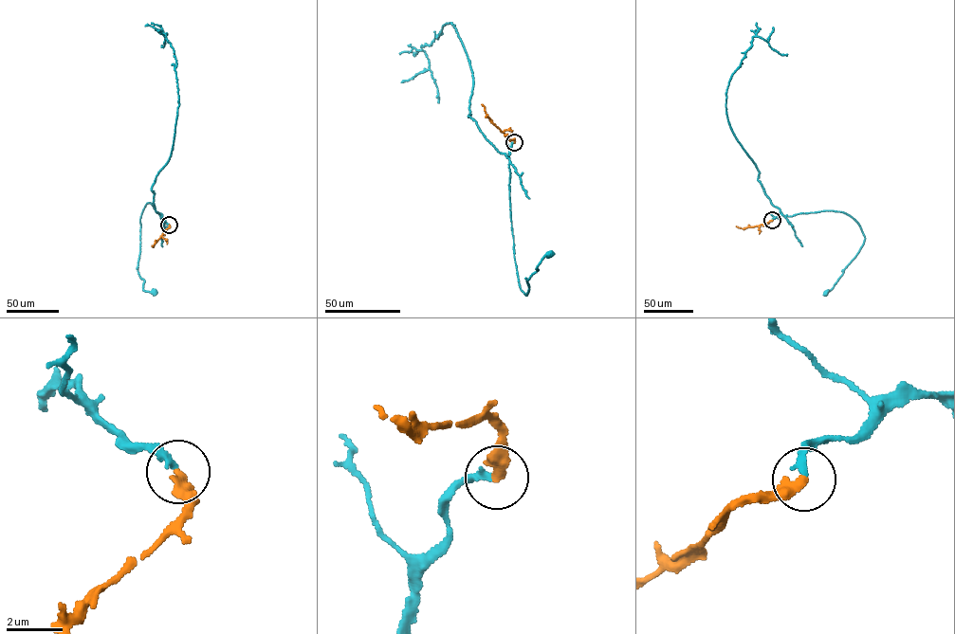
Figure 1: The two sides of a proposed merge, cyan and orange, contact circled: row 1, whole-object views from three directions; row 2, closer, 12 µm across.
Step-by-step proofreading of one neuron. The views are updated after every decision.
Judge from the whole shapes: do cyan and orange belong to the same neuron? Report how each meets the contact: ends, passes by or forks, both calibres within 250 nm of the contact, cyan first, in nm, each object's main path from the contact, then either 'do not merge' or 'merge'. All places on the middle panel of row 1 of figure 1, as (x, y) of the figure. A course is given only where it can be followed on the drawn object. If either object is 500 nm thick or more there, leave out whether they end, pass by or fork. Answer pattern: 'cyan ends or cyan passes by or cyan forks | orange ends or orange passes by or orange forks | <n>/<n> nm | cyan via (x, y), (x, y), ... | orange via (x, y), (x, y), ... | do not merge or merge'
cyan ends | orange ends | 240/360 nm | cyan via (514, 142), (508, 156), (511, 219), (518, 278), (525, 295), (529, 287), (526, 280), (549, 254) | orange via (514, 142), (492, 122), (482, 104) | merge

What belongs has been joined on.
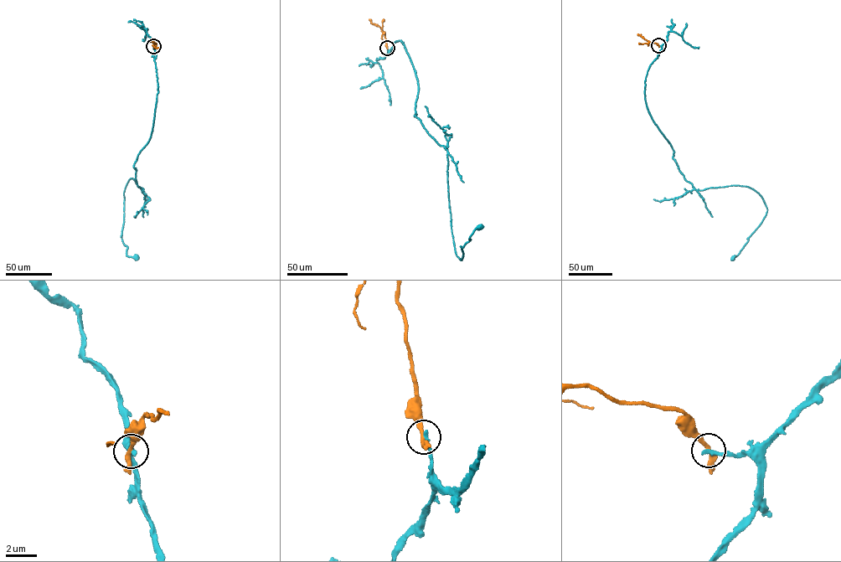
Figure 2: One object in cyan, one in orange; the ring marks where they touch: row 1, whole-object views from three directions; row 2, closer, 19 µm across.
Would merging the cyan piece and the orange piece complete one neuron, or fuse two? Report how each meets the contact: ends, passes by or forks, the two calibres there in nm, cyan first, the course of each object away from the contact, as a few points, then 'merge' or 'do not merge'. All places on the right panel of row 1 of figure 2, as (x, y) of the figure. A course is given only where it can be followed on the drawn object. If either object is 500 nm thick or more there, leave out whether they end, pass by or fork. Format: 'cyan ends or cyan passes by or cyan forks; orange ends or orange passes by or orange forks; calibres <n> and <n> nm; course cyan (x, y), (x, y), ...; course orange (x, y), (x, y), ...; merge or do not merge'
cyan ends; orange passes by; calibres 240 and 280 nm; course cyan (658, 45), (644, 81), (645, 100), (679, 171), (697, 190), (748, 187), (766, 208), (733, 257); course orange (658, 45), (652, 42), (648, 45), (639, 43); do not merge

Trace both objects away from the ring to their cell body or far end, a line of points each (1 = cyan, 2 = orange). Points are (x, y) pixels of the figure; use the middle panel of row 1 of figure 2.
1: (387, 48), (403, 43), (418, 84), (414, 116), (447, 151), (461, 260), (479, 226)
2: (387, 48), (382, 30), (384, 19)

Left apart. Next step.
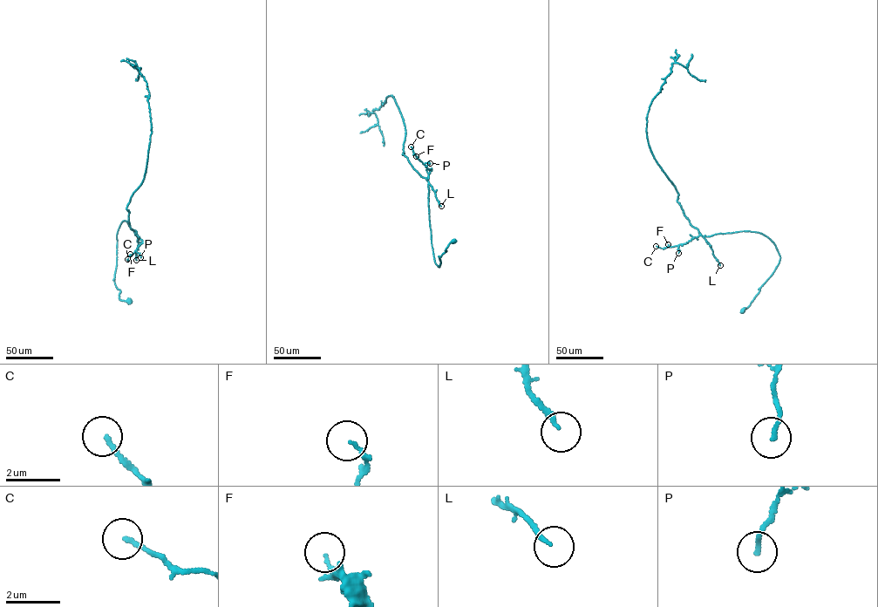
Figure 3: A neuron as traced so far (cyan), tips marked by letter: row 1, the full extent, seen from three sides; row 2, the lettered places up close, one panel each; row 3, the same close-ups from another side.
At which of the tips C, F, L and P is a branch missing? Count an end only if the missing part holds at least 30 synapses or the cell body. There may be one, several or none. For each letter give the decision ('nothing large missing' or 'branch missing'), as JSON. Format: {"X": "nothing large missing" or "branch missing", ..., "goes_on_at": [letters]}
{"C": "nothing large missing", "F": "nothing large missing", "L": "branch missing", "P": "nothing large missing", "goes_on_at": ["L"]}

